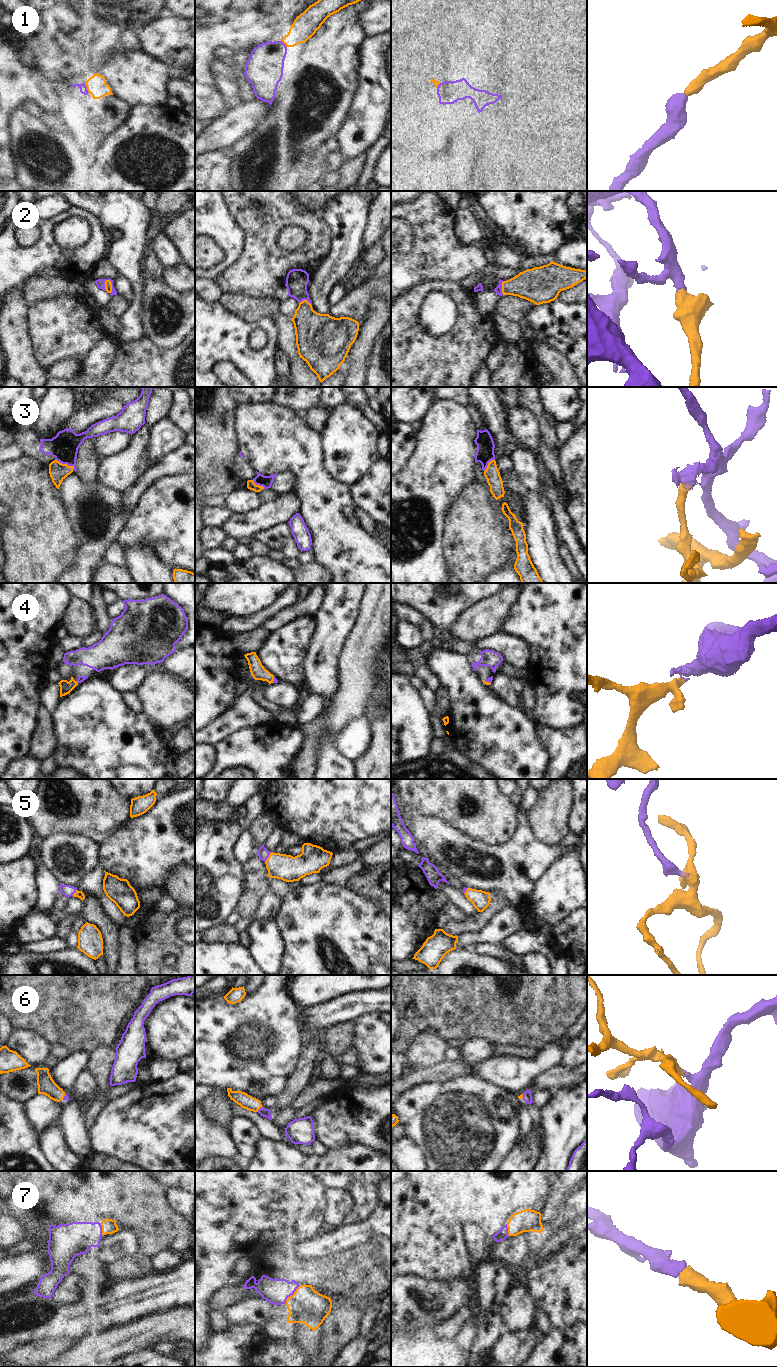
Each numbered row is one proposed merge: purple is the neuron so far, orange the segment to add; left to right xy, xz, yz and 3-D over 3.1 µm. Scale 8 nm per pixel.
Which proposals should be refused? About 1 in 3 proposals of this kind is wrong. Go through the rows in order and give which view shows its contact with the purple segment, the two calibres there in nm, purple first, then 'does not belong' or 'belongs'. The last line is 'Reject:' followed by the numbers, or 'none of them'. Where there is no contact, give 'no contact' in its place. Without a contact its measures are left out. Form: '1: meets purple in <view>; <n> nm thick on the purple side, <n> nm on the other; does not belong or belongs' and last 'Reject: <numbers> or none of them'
1: meets purple in xy; 60 nm thick on the purple side, 160 nm on the other; belongs
2: meets purple in xy; 70 nm thick on the purple side, 60 nm on the other; belongs
3: meets purple in xy; 220 nm thick on the purple side, 140 nm on the other; does not belong
4: meets purple in yz; 40 nm thick on the purple side, 30 nm on the other; belongs
5: meets purple in xz; 90 nm thick on the purple side, 200 nm on the other; belongs
6: meets purple in xz; 70 nm thick on the purple side, 120 nm on the other; belongs
7: meets purple in xz; 200 nm thick on the purple side, 280 nm on the other; belongs
Reject: 3

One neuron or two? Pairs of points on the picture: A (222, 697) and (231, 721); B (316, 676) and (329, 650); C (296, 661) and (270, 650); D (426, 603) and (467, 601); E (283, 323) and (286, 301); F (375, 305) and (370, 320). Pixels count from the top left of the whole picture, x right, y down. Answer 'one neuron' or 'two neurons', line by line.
A: two neurons
B: one neuron
C: one neuron
D: one neuron
E: two neurons
F: one neuron

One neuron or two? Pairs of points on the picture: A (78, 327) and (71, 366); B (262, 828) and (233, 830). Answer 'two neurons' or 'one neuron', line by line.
A: two neurons
B: two neurons

